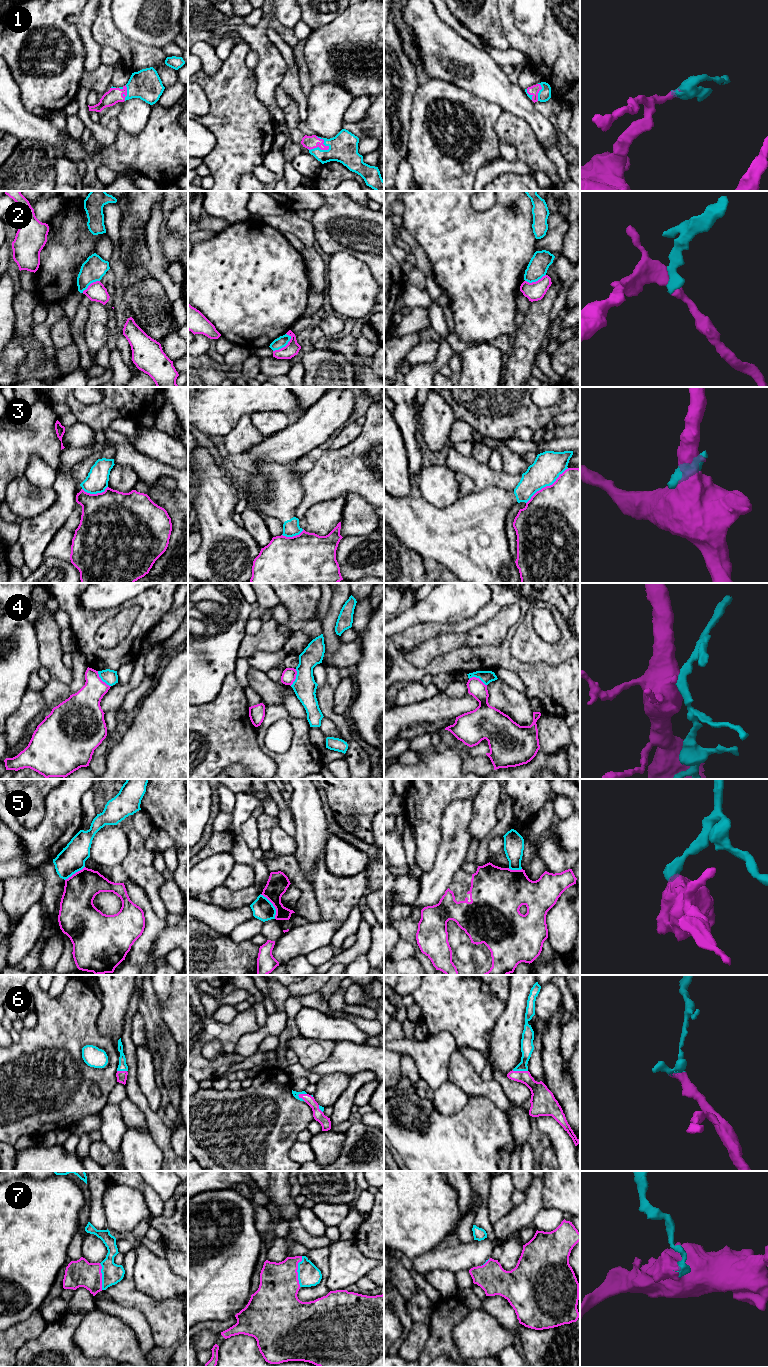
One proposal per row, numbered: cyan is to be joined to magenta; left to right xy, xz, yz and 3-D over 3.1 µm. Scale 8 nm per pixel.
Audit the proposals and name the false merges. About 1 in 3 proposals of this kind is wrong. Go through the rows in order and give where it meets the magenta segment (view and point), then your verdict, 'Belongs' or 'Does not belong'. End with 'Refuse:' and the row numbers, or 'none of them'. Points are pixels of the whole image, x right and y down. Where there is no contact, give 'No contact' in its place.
1: Touches magenta at xz (319, 147). Belongs
2: Touches magenta at xz (283, 347). Does not belong
3: Touches magenta at yz (547, 486). Does not belong
4: Touches magenta at xy (101, 680). Does not belong
5: Touches magenta at xz (273, 905). Does not belong
6: Touches magenta at xz (301, 1097). Belongs
7: Touches magenta at xz (296, 1271). Belongs
Refuse: 2, 3, 4, 5

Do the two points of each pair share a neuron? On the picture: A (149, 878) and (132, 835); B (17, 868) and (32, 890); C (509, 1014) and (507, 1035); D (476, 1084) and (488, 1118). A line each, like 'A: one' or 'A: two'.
A: one
B: two
C: one
D: two

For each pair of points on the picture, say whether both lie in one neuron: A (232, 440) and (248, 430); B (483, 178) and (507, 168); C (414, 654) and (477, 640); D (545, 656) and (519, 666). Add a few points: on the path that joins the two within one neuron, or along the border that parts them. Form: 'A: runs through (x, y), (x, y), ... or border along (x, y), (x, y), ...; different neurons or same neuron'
A: runs through (236, 440), (244, 434); same neuron
B: runs through (489, 172), (493, 168), (501, 168); same neuron
C: runs through (430, 648), (452, 640), (461, 640); same neuron
D: border along (510, 648), (510, 652), (522, 661), (552, 663); different neurons

